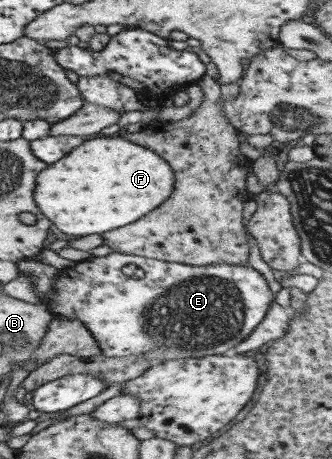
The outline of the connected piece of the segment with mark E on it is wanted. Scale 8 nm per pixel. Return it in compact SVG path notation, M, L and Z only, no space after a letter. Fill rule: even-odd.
M117 252L79 261L73 267L61 270L55 288L55 299L47 301L51 311L61 319L79 318L83 321L101 344L103 355L118 359L163 349L159 353L161 361L223 354L227 347L237 345L257 327L275 293L249 265L221 263L192 266ZM131 263L144 271L142 278L133 279L123 273L123 267Z

